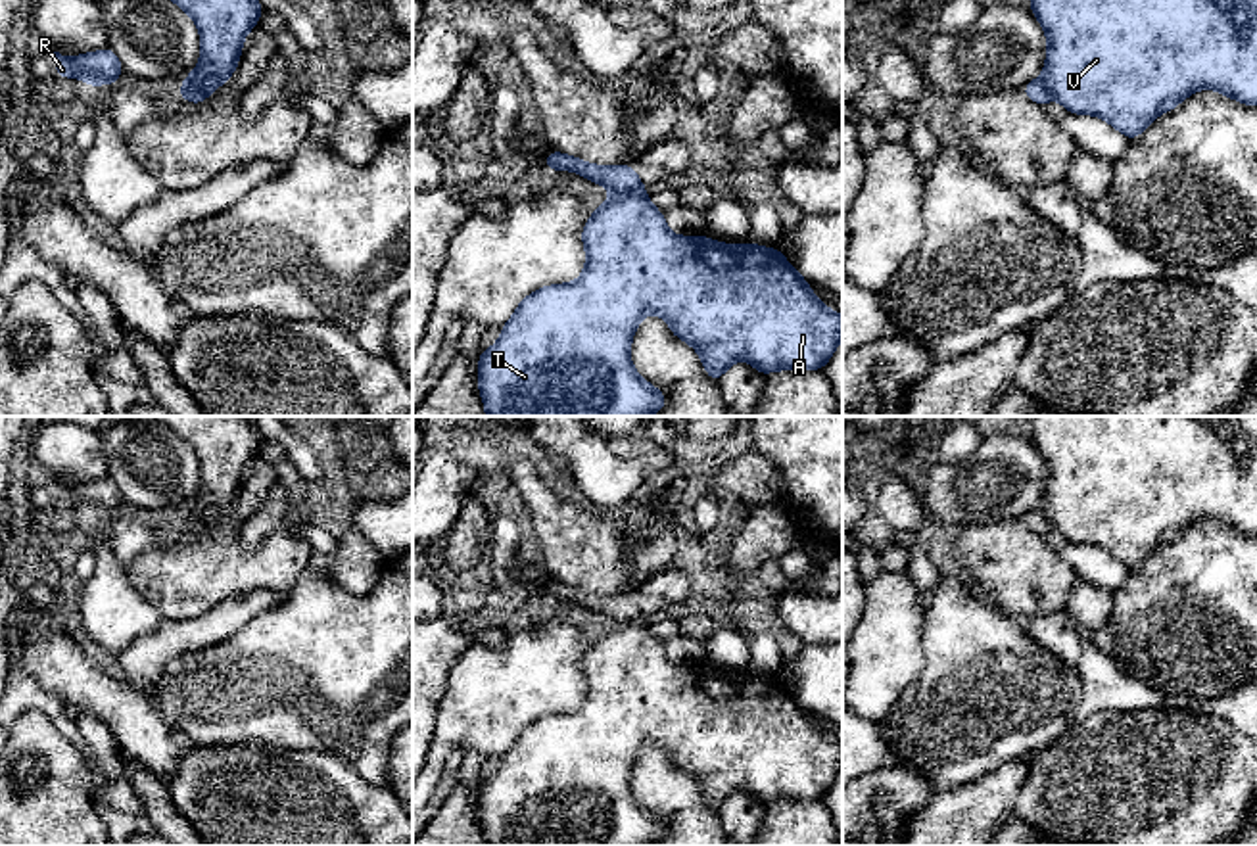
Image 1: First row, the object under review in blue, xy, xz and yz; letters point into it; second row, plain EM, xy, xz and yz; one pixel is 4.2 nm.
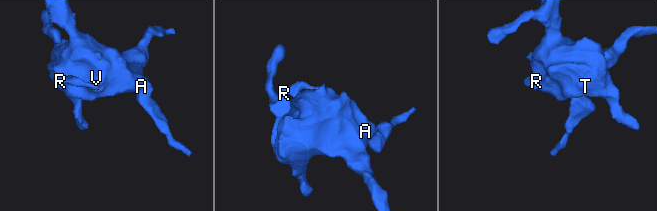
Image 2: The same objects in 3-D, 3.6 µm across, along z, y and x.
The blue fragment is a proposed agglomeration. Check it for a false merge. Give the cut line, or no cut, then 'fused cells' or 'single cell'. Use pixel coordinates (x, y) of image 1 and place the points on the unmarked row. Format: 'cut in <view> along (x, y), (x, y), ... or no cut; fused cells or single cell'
cut in xz along (641, 616), (613, 624); fused cells

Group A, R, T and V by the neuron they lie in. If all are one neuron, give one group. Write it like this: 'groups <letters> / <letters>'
groups A T V / R

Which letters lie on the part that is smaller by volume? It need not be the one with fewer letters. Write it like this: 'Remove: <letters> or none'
Remove: R

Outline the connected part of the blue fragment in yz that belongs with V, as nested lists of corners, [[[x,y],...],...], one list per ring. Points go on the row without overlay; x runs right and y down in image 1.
[[[1027,416],[1048,483],[1040,510],[1069,543],[1096,545],[1127,570],[1190,524],[1213,518],[1257,535],[1257,416]]]

